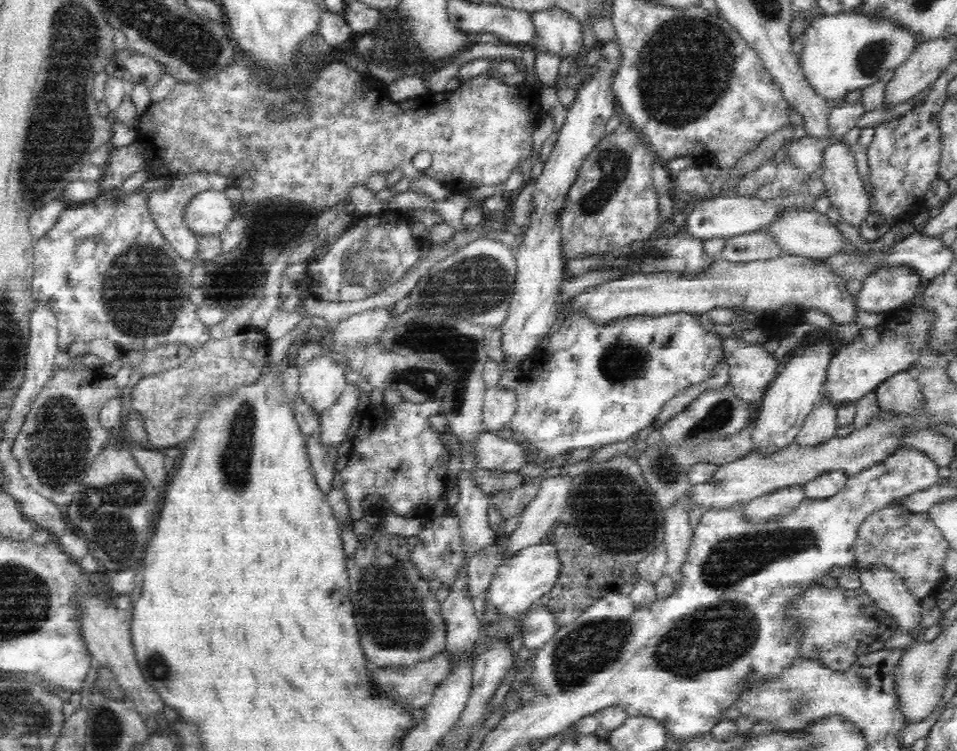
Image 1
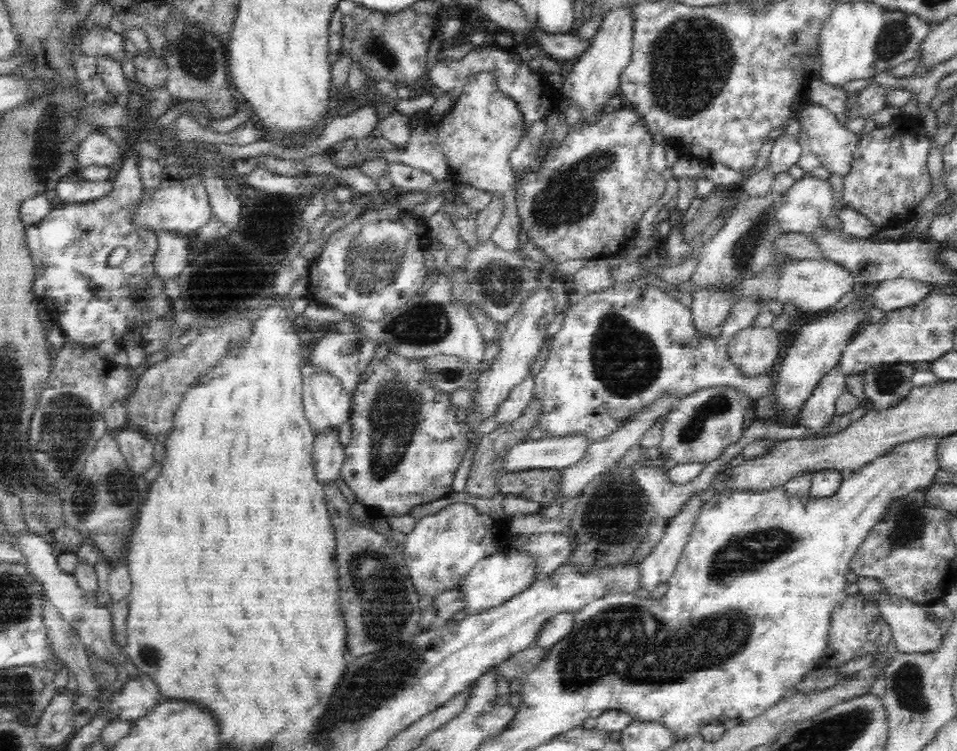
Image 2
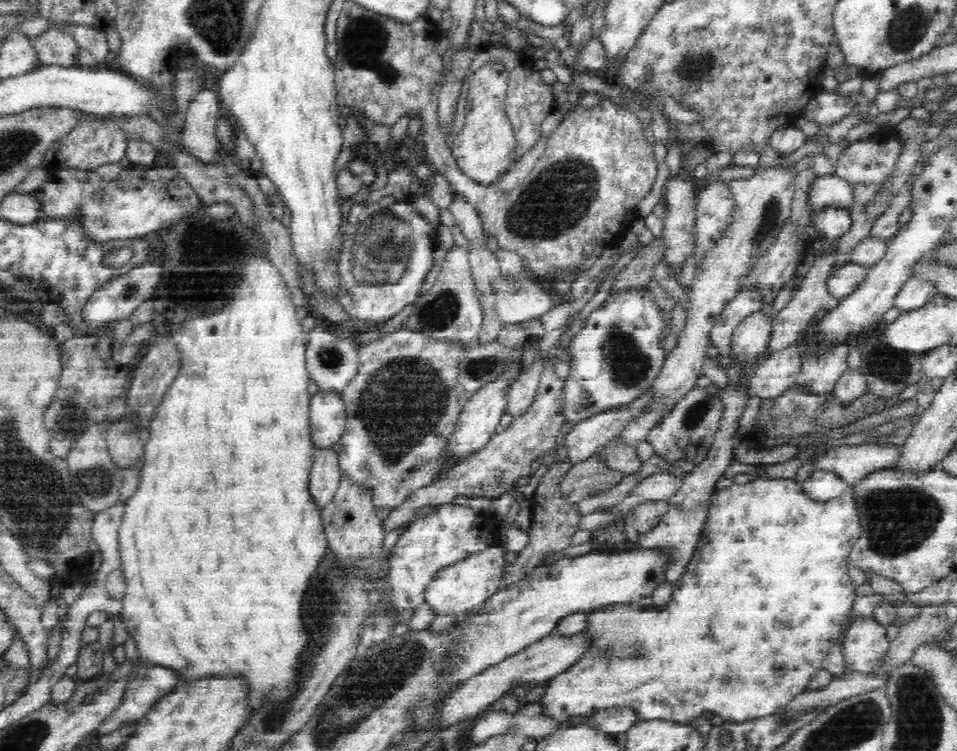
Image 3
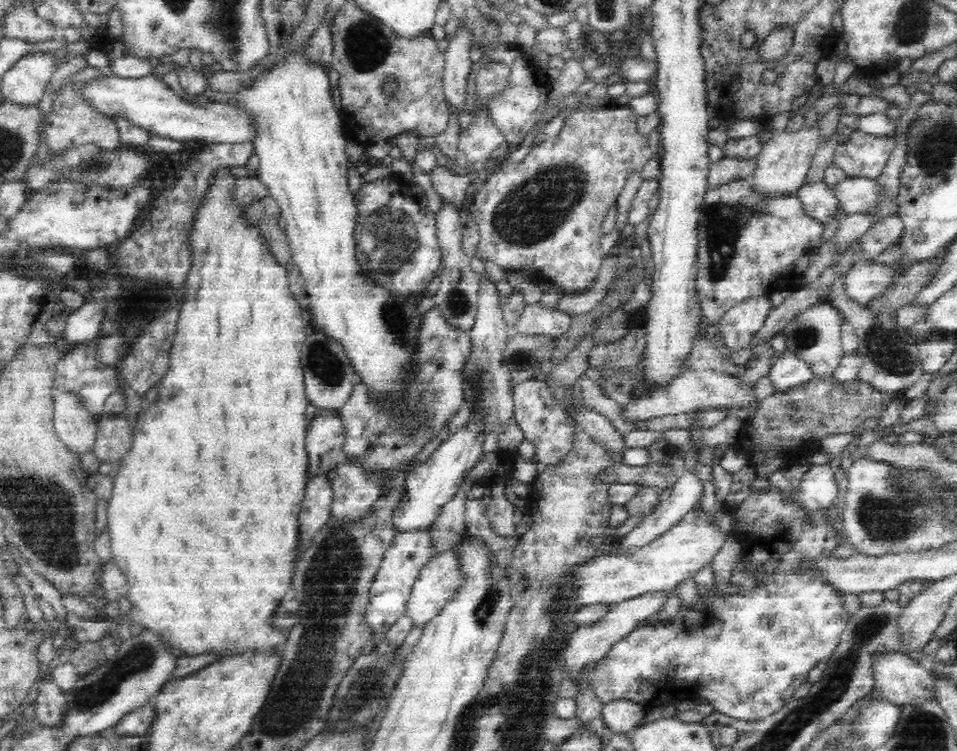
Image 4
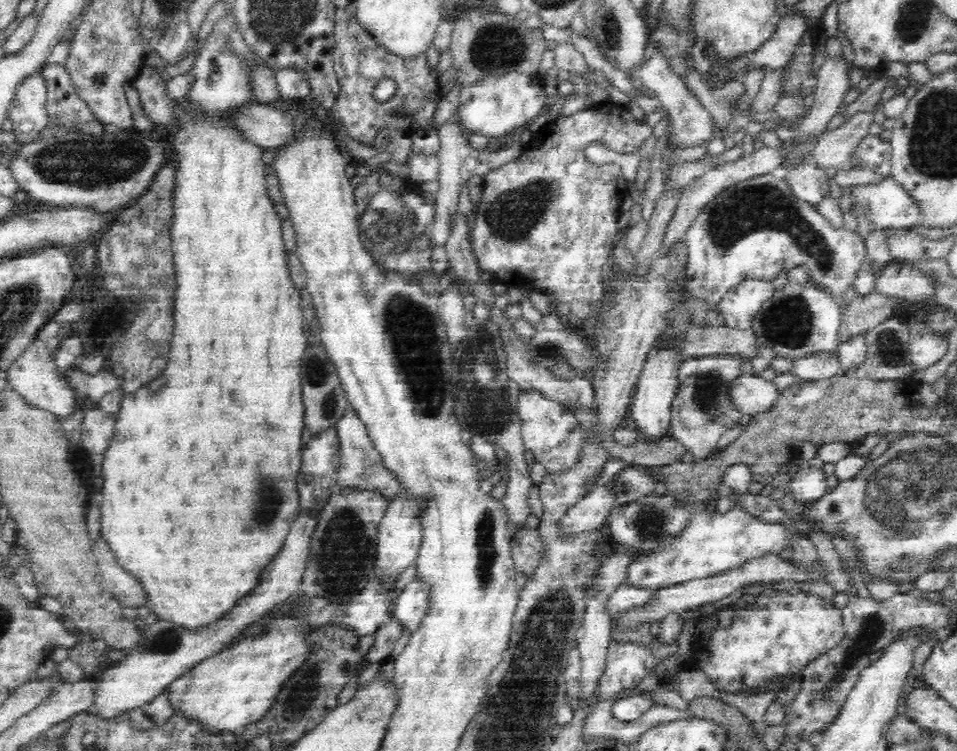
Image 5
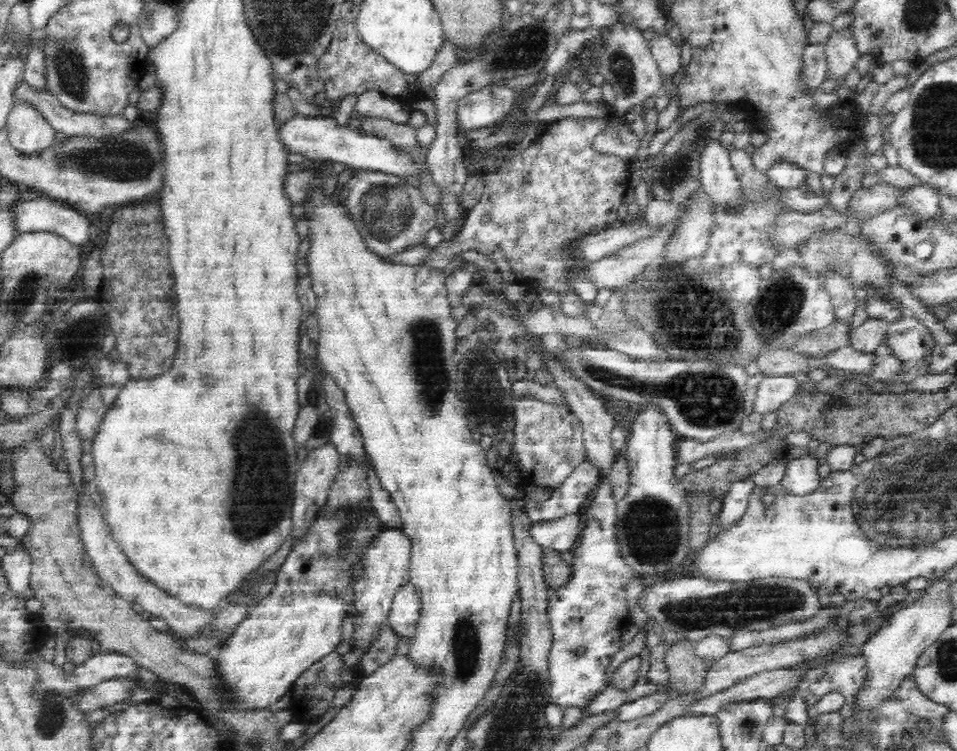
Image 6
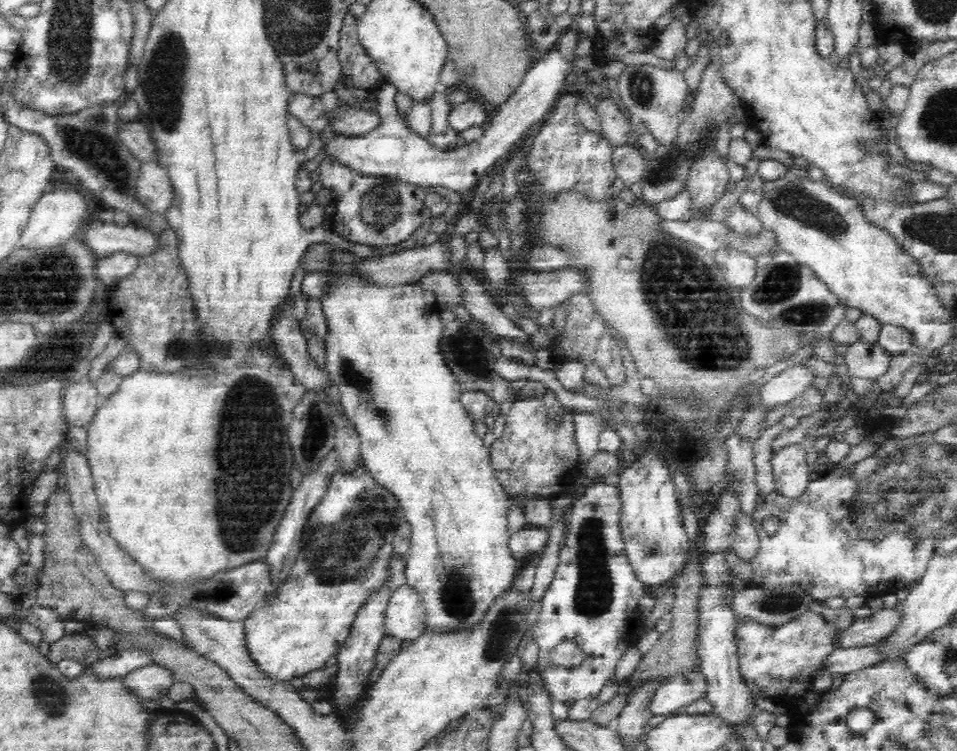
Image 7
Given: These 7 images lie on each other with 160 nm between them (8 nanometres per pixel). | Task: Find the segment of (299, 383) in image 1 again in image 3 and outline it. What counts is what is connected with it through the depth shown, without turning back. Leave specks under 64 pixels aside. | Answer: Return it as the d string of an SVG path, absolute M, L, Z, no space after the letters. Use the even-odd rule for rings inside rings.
M316 393L311 397L309 435L315 451L332 449L345 428L344 403L336 393Z

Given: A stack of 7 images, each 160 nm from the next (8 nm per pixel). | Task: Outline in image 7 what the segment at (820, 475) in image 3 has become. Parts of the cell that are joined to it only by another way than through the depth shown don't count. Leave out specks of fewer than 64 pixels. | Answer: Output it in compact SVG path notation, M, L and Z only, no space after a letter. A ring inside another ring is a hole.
M800 443L773 448L770 466L774 480L773 492L783 498L800 496L812 476L807 469L806 448Z

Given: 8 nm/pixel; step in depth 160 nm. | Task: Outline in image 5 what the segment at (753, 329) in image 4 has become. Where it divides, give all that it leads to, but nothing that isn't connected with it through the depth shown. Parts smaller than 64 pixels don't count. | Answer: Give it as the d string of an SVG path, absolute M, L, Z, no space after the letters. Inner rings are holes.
M742 276L732 282L720 300L729 326L748 329L754 312L760 308L760 303L771 296L772 288L770 281L751 276Z

